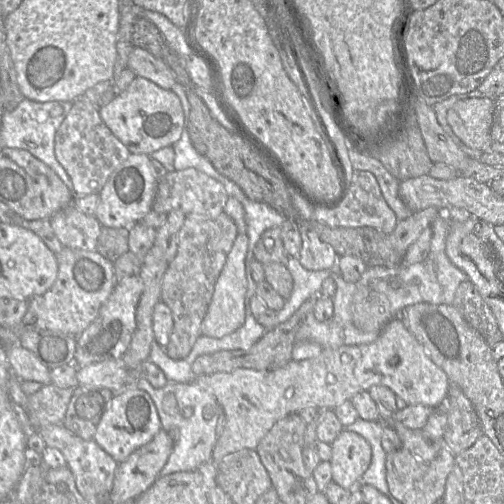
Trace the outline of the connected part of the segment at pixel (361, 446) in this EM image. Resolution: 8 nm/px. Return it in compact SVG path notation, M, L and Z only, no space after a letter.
M343 429L331 448L332 481L344 489L352 490L370 466L371 446L361 435Z

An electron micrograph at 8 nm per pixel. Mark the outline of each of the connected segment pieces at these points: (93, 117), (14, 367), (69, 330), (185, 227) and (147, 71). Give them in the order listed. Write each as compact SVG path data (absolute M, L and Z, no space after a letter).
M84 96L73 101L68 115L55 134L54 149L57 161L71 178L75 196L99 194L111 173L130 154L103 122L98 105Z
M20 344L7 348L7 358L12 373L21 381L36 381L42 385L50 383L50 369Z
M63 247L63 249L60 252L54 253L56 257L56 261L58 264L58 275L57 278L54 282L54 284L48 289L44 294L38 295L35 297L30 298L28 301L28 308L27 312L24 315L23 319L21 322L12 327L11 330L14 333L14 335L17 338L20 338L20 336L29 330L52 330L52 331L61 331L63 333L78 337L97 317L100 308L102 305L107 301L109 296L111 295L115 285L116 285L116 280L115 280L115 273L114 273L114 265L113 262L110 260L106 259L103 257L100 253L97 251L85 251L85 250L80 250L80 249L72 249L68 247Z
M225 212L216 218L189 214L178 233L175 258L163 275L161 300L170 308L173 329L165 348L168 357L185 359L201 336L201 323L211 303L215 283L238 235L237 227Z
M133 47L127 67L136 76L146 78L164 89L171 89L176 83L170 67L163 60L155 58L150 52L140 47Z

